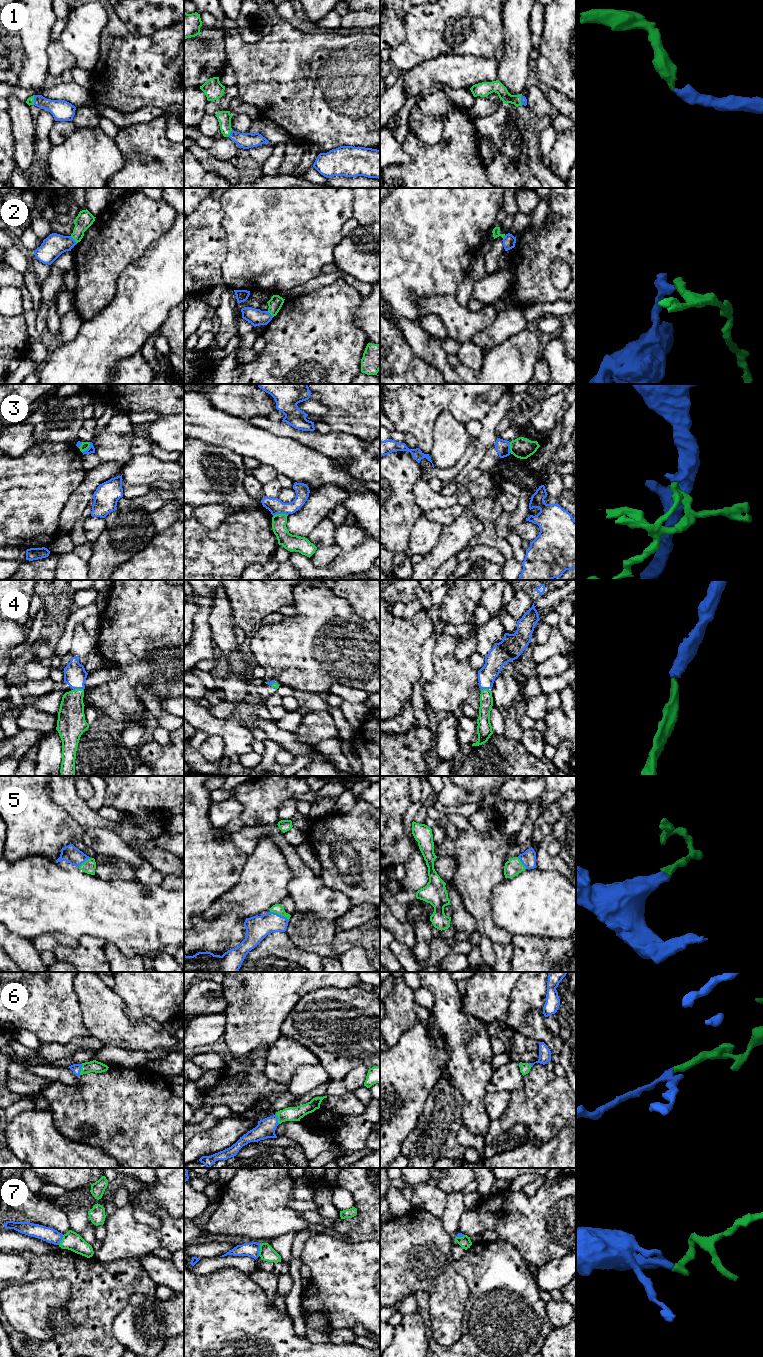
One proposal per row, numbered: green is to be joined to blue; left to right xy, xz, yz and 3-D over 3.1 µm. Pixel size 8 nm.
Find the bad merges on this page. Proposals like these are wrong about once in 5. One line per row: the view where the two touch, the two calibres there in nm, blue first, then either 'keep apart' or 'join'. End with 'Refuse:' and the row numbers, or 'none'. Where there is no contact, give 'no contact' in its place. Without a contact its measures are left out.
1: contact in xz; calibres 130 and 110 nm; join
2: contact in xy; calibres 180 and 140 nm; keep apart
3: contact in xz; calibres 120 and 130 nm; keep apart
4: contact in xy; calibres 180 and 220 nm; join
5: contact in xz; calibres 190 and 80 nm; join
6: contact in xy; calibres 80 and 100 nm; join
7: contact in xz; calibres 110 and 120 nm; keep apart
Refuse: 2, 3, 7

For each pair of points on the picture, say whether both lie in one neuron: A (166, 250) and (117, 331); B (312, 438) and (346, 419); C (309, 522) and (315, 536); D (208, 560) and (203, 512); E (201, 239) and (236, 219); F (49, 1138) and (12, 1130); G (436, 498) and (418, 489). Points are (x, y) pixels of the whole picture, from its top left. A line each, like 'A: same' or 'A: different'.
A: same
B: different
C: different
D: different
E: different
F: same
G: same

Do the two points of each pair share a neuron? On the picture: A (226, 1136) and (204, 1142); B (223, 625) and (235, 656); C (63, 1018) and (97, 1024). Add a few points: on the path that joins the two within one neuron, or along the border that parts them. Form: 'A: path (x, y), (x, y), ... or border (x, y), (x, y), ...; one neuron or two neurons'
A: path (221, 1136), (209, 1142); one neuron
B: path (223, 633), (226, 643), (230, 648); one neuron
C: border (77, 998), (82, 1013), (82, 1022), (90, 1035); two neurons

